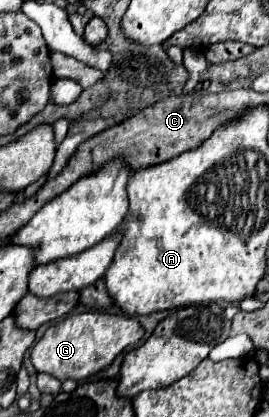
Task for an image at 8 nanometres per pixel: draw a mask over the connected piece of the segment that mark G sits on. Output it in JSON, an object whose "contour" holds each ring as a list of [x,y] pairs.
{"contour":[[[83,312],[83,314],[69,314],[61,322],[47,328],[43,338],[31,348],[31,362],[37,372],[51,374],[65,380],[83,380],[91,374],[97,374],[111,366],[111,362],[127,348],[137,346],[145,336],[141,324],[123,314],[109,314],[109,312]]]}

